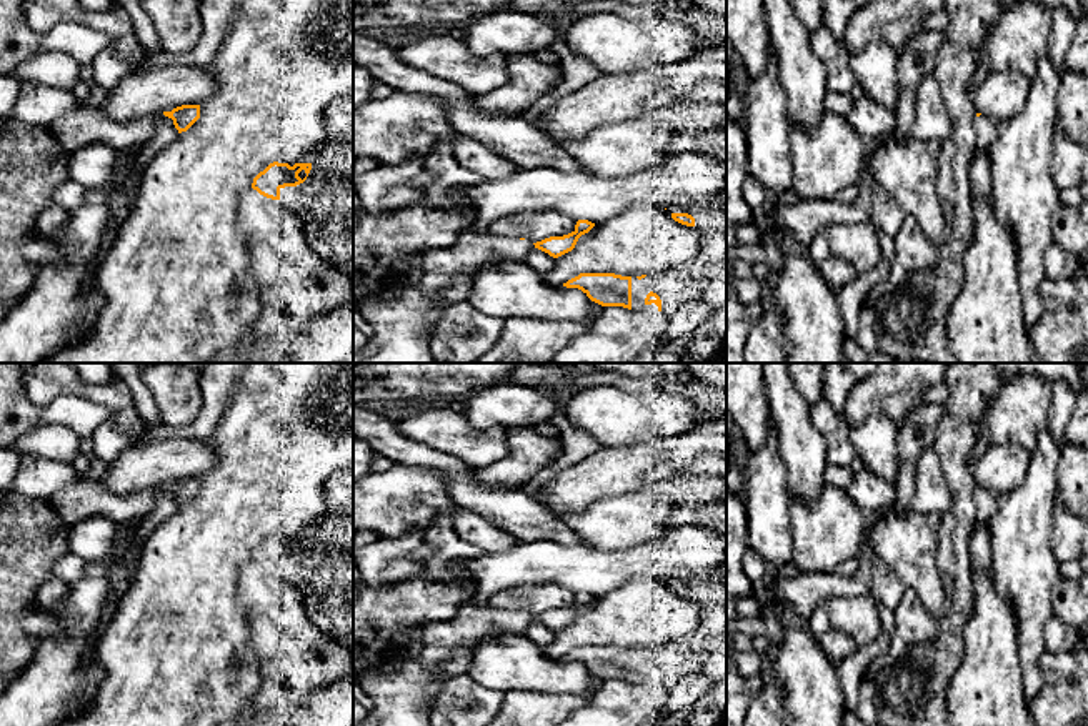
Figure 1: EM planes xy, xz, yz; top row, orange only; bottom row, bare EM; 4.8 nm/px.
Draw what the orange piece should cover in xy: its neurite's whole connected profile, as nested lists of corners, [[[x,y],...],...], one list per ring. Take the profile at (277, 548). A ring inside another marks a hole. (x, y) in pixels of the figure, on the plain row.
[[[353,466],[327,481],[322,500],[323,516],[317,528],[270,536],[253,551],[252,561],[288,581],[300,593],[310,621],[353,653]]]

